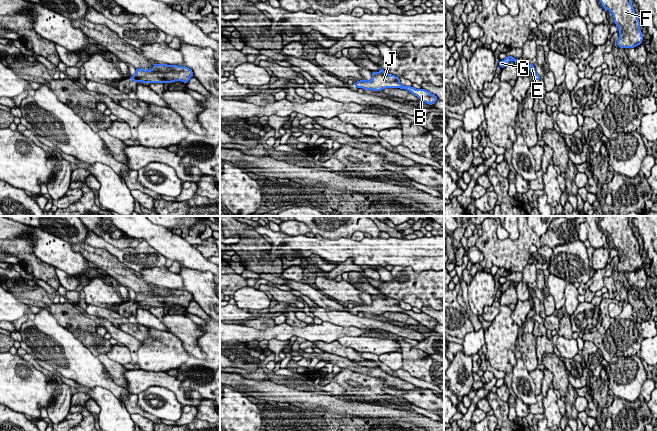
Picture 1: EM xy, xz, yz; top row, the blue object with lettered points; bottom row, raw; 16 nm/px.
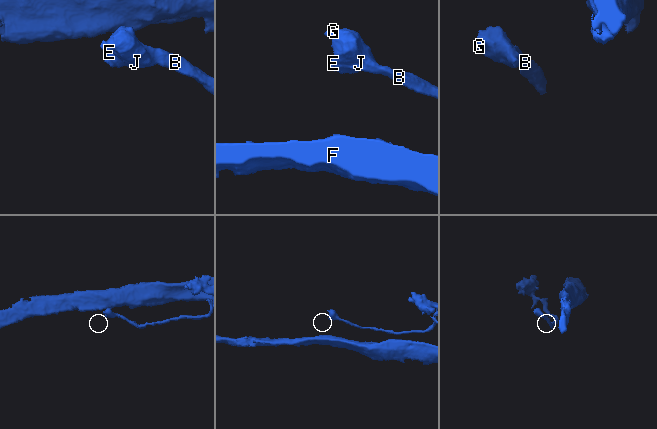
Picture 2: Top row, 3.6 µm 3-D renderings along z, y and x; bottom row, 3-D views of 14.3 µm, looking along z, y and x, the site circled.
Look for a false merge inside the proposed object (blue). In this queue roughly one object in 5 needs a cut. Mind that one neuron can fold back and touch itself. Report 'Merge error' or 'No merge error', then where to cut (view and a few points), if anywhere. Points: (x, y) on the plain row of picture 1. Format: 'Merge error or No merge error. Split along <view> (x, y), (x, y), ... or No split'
No merge error. No split

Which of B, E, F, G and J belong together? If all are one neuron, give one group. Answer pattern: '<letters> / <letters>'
B E F G J

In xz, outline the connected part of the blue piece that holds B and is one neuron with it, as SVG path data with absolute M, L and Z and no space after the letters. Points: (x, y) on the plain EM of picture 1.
M380 292L380 296L373 295L372 304L366 305L365 303L355 306L354 309L357 313L364 312L365 314L382 315L385 312L400 312L411 316L417 320L421 325L433 329L438 322L425 313L416 313L412 310L404 310L400 307L399 301L389 298Z

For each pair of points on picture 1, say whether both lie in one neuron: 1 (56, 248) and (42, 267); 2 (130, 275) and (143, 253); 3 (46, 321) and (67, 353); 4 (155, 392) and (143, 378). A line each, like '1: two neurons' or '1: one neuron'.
1: two neurons
2: two neurons
3: one neuron
4: two neurons

